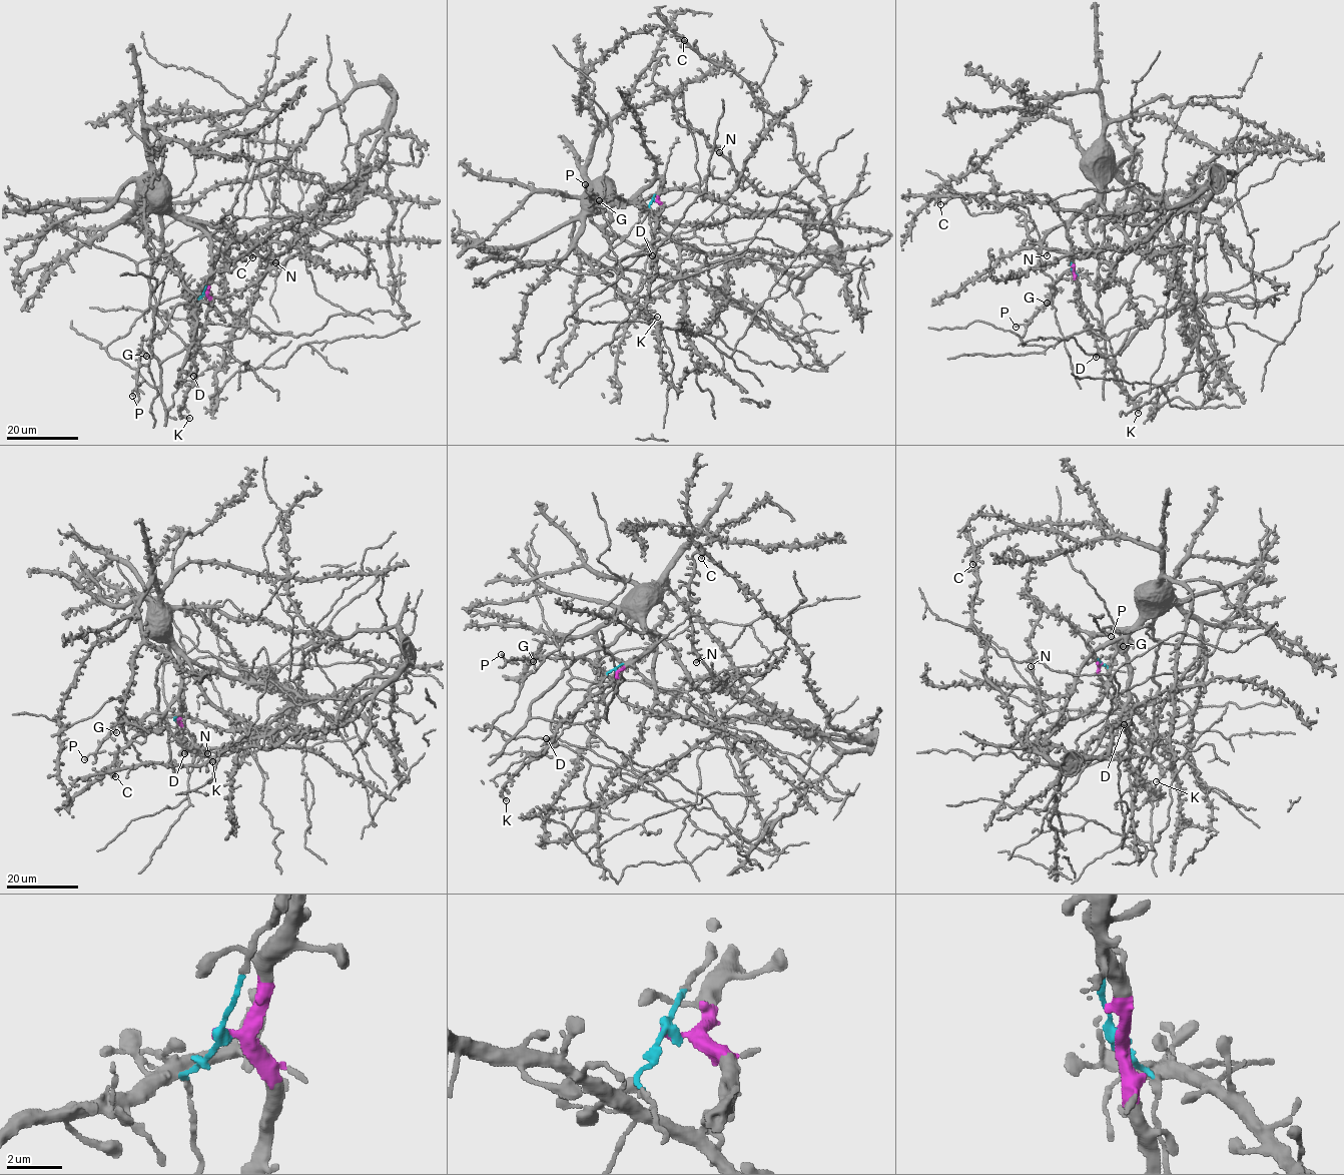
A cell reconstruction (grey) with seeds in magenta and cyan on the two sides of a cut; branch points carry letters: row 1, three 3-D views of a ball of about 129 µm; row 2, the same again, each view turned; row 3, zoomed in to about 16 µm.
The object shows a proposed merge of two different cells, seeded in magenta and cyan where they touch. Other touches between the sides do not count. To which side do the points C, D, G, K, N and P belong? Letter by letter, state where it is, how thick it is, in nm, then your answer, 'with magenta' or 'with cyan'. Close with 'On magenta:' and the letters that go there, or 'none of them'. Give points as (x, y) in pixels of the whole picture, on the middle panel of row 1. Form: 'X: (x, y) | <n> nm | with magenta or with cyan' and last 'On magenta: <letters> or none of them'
C: (684, 40) | 200 nm | with cyan
D: (652, 255) | 320 nm | with magenta
G: (599, 200) | 320 nm | with cyan
K: (657, 317) | 200 nm | with magenta
N: (719, 152) | 360 nm | with cyan
P: (585, 184) | 300 nm | with cyan
On magenta: D, K

